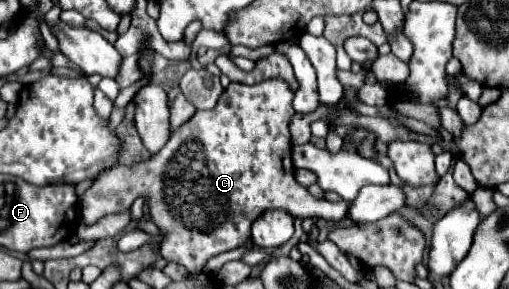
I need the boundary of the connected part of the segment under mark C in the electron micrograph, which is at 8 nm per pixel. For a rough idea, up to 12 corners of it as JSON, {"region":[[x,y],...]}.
{"region":[[282,79],[230,83],[150,159],[104,171],[80,223],[148,199],[200,273],[266,209],[344,221],[294,179]]}

